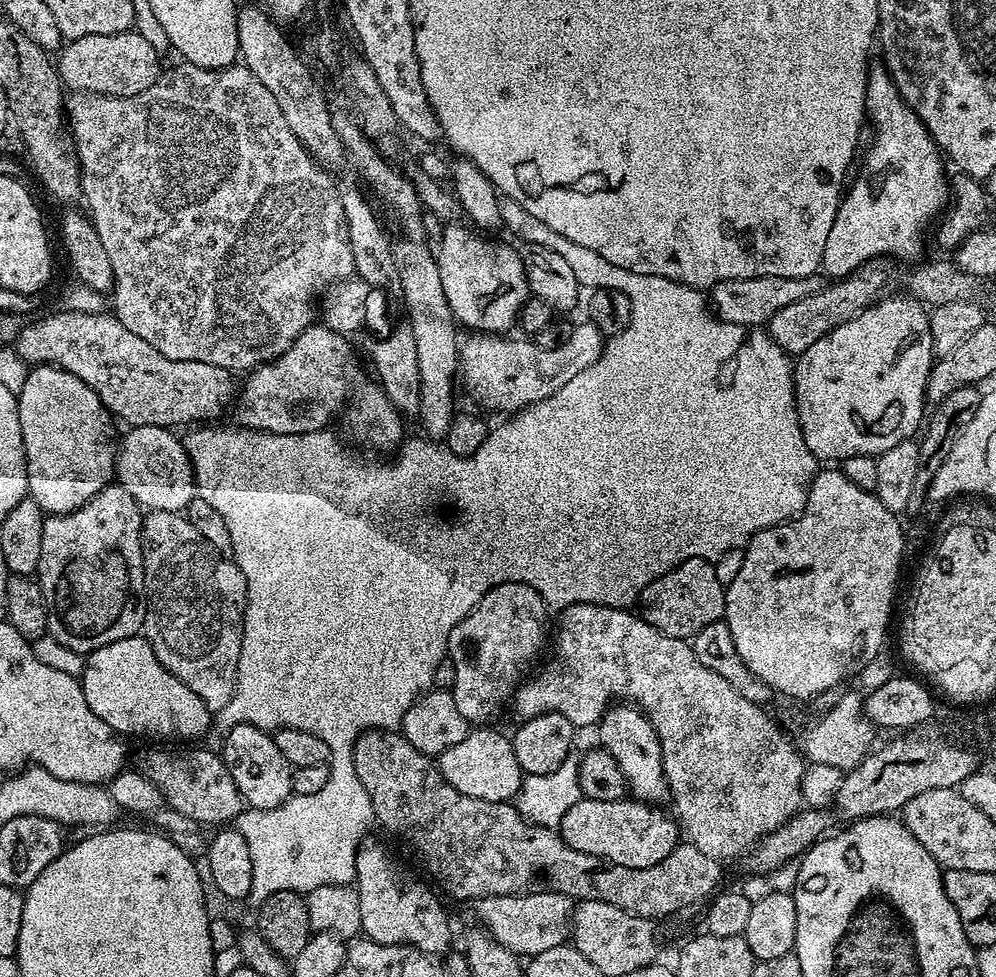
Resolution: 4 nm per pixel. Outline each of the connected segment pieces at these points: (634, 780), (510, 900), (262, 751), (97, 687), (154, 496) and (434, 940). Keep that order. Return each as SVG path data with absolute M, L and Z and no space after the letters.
M616 702L609 707L600 719L599 747L605 748L622 766L622 774L628 783L628 792L637 800L659 805L660 800L669 799L668 783L664 780L664 759L662 746L658 742L658 734L647 716L639 708L627 703Z
M535 892L521 896L487 896L485 900L475 901L474 908L488 935L494 937L502 946L506 946L521 958L531 958L542 954L542 950L554 950L561 947L569 939L572 931L572 897L557 892Z
M235 724L223 734L224 765L226 770L230 770L230 778L234 778L234 786L238 786L245 805L249 809L261 808L262 811L268 812L271 808L286 803L288 796L293 795L293 769L286 762L286 758L282 758L275 739L265 729L249 724Z
M140 634L110 642L110 646L102 646L87 653L84 674L79 677L79 682L86 694L90 710L94 710L94 714L98 714L98 718L102 718L106 726L110 726L124 738L145 736L146 739L152 740L148 742L192 742L195 741L192 740L195 736L207 734L212 720L214 724L213 713L208 711L206 702L202 702L202 698L198 698L198 694L190 690L190 686L178 682L178 678L174 678L174 674L170 674L170 670L166 670L162 662L158 662L150 642Z
M158 426L129 427L128 433L123 433L116 450L115 483L120 484L138 503L141 509L153 512L154 510L166 510L167 512L183 513L191 500L197 499L196 479L192 473L192 463L188 452L184 448L184 441L171 428L159 428Z
M365 843L357 852L354 887L362 906L360 931L367 939L379 944L410 944L429 954L449 951L452 928L439 898L382 845Z

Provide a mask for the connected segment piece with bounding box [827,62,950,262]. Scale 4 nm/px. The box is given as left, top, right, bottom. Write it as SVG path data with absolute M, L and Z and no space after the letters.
M880 62L873 63L868 69L866 116L870 128L872 124L876 133L872 136L872 145L869 146L864 161L863 156L859 161L860 173L857 174L856 181L853 184L851 181L843 193L834 226L830 226L827 255L831 259L833 256L836 260L852 260L851 262L897 258L896 256L912 260L924 252L924 231L928 227L929 231L937 217L949 207L950 180L944 177L945 161L918 114L914 114L914 110L910 110L908 103L901 98L898 86L892 80L892 73Z

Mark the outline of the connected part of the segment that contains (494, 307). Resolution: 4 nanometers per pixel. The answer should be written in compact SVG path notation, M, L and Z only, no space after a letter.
M460 222L449 223L434 252L438 274L442 274L442 290L446 290L446 302L453 317L463 327L465 324L472 328L468 330L480 334L507 333L507 328L517 323L521 306L530 299L520 253L515 247L512 249L508 244L487 240L484 237L487 235L462 225Z

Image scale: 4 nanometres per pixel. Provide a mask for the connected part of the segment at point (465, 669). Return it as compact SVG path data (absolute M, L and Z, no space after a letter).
M502 582L498 586L494 586L490 591L484 595L482 602L478 602L478 606L474 606L474 610L470 614L466 614L466 618L462 618L462 622L458 622L458 626L454 626L454 630L450 630L450 638L448 639L448 656L454 662L454 684L450 689L455 704L458 706L458 711L461 712L462 718L468 720L469 725L484 726L489 723L488 720L491 716L496 716L500 712L500 707L507 705L512 697L516 694L516 689L520 687L522 681L525 679L526 674L533 671L532 663L536 659L539 661L540 647L544 644L544 623L548 620L550 609L544 603L544 599L538 594L538 590L534 590L530 586L526 586L522 582Z

